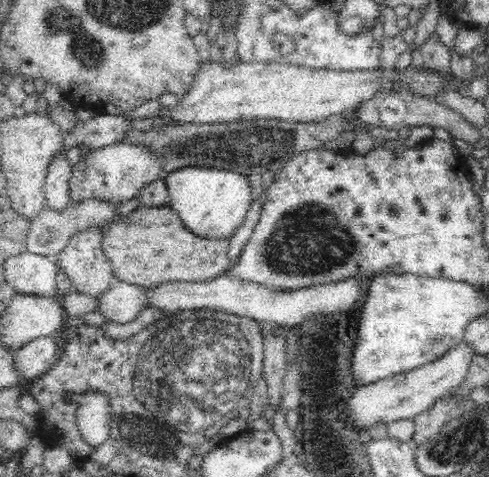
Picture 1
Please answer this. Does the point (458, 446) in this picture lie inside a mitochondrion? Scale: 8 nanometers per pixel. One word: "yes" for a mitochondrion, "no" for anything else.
yes

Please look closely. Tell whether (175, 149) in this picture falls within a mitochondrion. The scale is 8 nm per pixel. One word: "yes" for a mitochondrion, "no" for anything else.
yes

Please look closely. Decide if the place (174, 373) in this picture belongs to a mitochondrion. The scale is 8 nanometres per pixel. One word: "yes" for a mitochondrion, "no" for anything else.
yes

